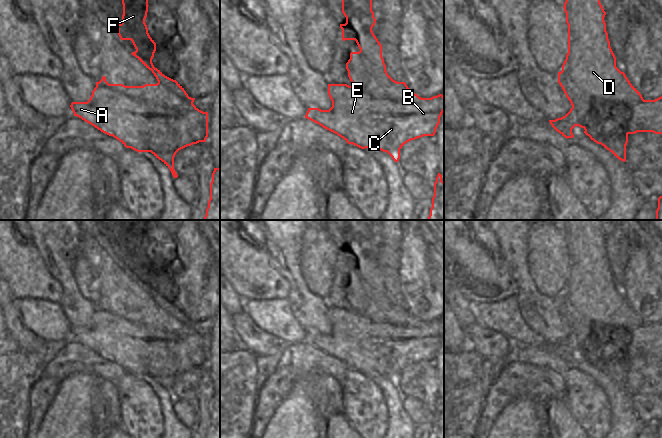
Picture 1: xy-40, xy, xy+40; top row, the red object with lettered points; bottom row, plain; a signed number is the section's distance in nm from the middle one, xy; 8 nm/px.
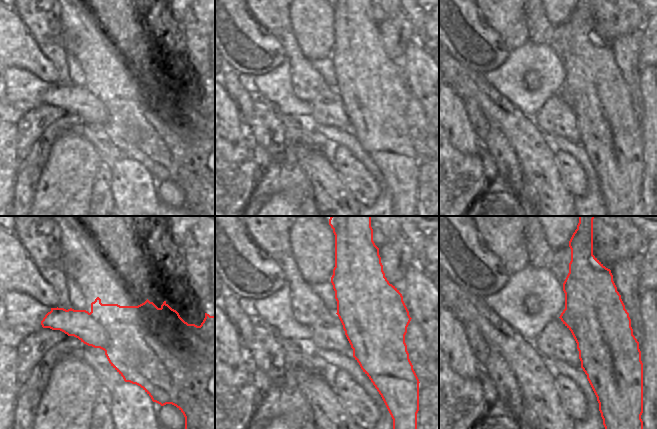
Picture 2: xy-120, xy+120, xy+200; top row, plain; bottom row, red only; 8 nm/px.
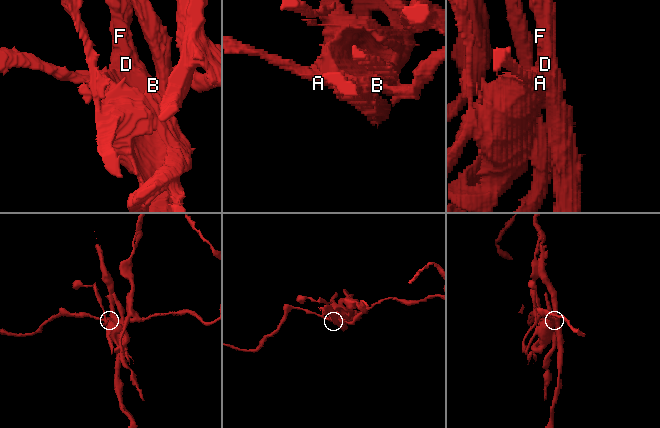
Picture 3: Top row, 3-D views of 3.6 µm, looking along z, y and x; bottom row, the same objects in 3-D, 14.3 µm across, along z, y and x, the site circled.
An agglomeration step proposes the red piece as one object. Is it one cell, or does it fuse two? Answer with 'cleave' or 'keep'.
cleave

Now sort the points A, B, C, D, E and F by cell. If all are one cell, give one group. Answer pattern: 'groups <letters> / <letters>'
groups A B C E / D F

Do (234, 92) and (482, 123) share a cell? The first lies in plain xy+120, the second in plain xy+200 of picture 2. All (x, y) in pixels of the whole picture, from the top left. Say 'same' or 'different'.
same

